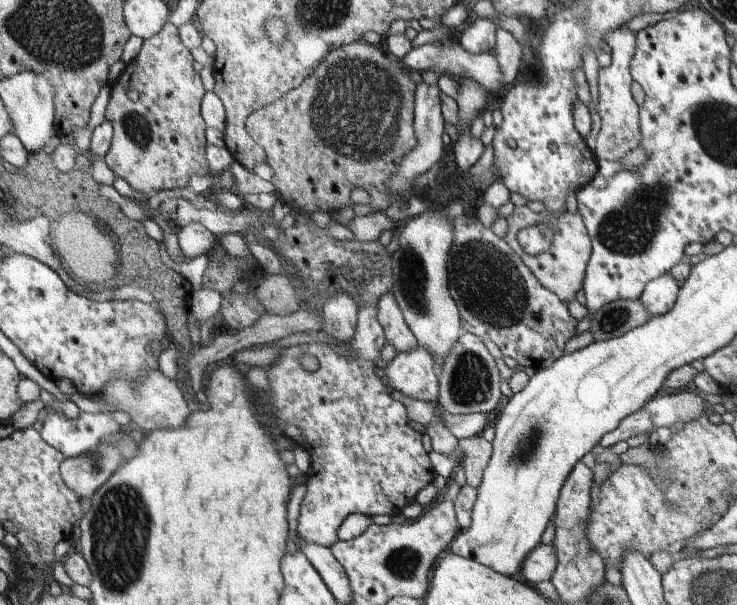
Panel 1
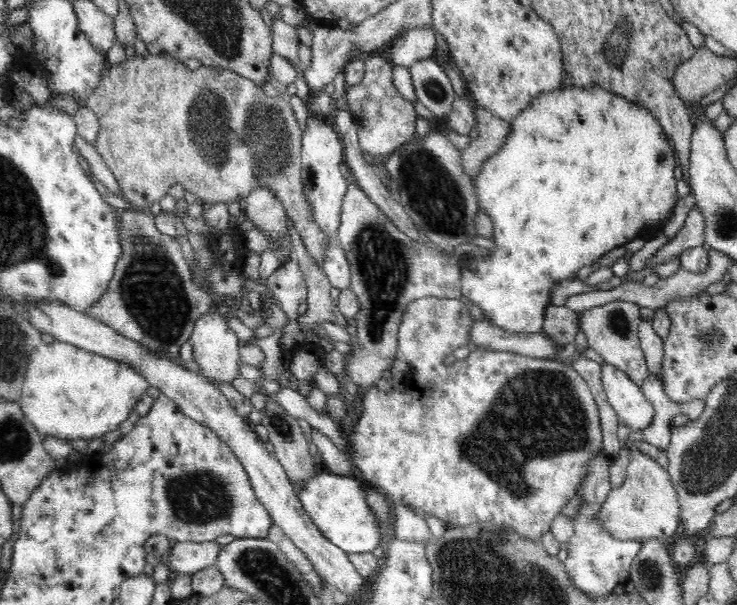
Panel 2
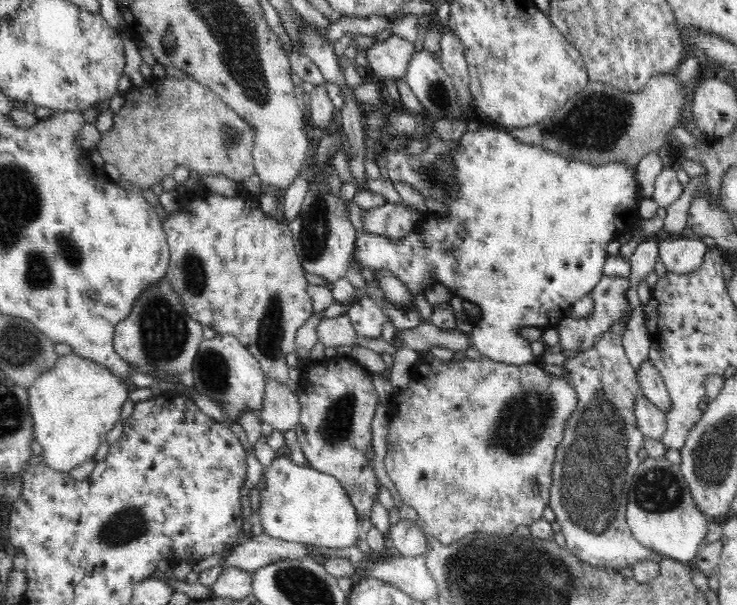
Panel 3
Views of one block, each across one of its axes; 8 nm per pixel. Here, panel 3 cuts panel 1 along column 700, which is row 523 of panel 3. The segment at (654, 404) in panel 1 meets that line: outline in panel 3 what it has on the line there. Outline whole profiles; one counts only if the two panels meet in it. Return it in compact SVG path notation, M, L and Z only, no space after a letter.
M400 520L396 526L390 530L390 538L394 542L394 548L404 556L404 558L418 558L428 552L428 534L418 528L416 522L410 520Z

